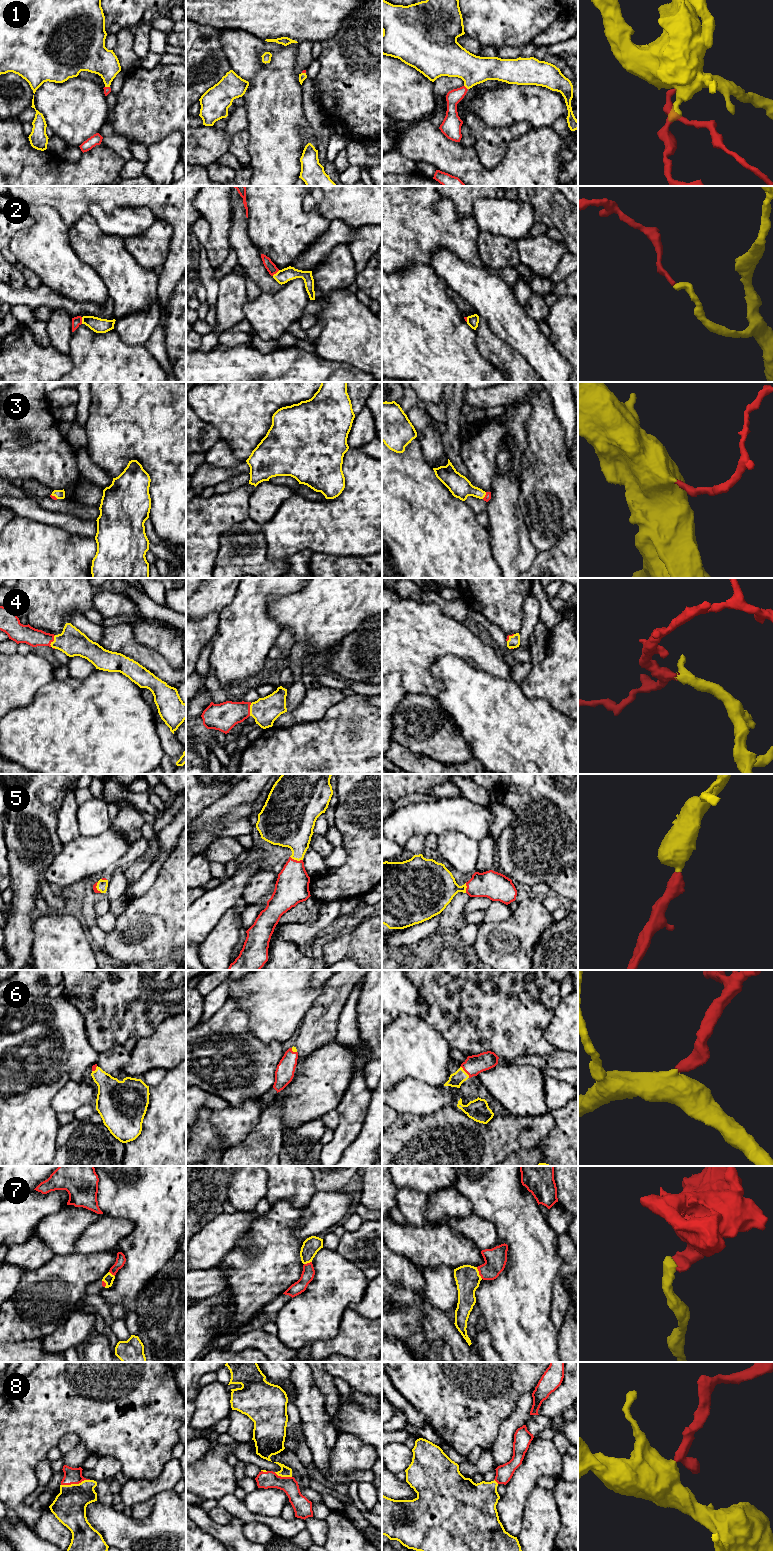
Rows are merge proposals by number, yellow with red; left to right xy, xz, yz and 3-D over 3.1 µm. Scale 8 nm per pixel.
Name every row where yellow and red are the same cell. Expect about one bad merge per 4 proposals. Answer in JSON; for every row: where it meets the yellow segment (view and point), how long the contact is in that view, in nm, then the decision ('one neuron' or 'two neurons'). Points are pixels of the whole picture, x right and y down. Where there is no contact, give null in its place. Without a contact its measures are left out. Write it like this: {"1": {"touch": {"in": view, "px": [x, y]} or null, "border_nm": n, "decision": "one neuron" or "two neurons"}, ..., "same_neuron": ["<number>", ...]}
{"1": {"touch": {"in": "yz", "px": [465, 86]}, "border_nm": 50, "decision": "one neuron"}, "2": {"touch": {"in": "xy", "px": [82, 320]}, "border_nm": 60, "decision": "one neuron"}, "3": {"touch": {"in": "yz", "px": [485, 494]}, "border_nm": 70, "decision": "one neuron"}, "4": {"touch": {"in": "xy", "px": [53, 641]}, "border_nm": 100, "decision": "one neuron"}, "5": {"touch": {"in": "xz", "px": [296, 859]}, "border_nm": 110, "decision": "one neuron"}, "6": {"touch": {"in": "yz", "px": [465, 1072]}, "border_nm": 120, "decision": "one neuron"}, "7": {"touch": {"in": "yz", "px": [478, 1273]}, "border_nm": 110, "decision": "one neuron"}, "8": {"touch": {"in": "xy", "px": [75, 1484]}, "border_nm": 240, "decision": "one neuron"}, "same_neuron": ["1", "2", "3", "4", "5", "6", "7", "8"]}

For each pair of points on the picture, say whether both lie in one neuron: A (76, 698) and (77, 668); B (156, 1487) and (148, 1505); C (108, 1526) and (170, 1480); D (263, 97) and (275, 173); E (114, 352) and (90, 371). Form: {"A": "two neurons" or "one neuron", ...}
{"A": "two neurons", "B": "two neurons", "C": "two neurons", "D": "one neuron", "E": "one neuron"}

